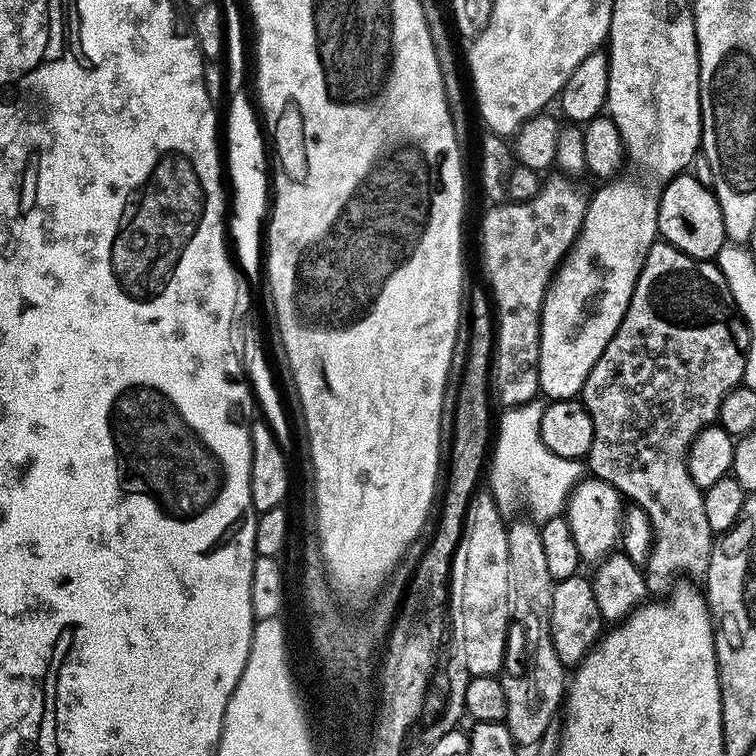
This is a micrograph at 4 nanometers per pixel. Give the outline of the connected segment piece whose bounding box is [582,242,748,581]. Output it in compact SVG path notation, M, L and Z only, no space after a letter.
M657 242L648 251L646 262L638 274L638 282L634 286L634 294L630 298L628 309L614 338L610 338L606 350L602 350L598 362L594 362L594 370L590 370L584 383L582 402L590 414L590 422L594 422L594 442L586 457L587 471L595 479L604 480L610 486L614 486L625 501L640 507L649 516L653 528L653 548L646 563L646 572L653 581L655 581L654 579L668 580L675 572L690 572L692 575L700 577L707 573L708 563L712 557L714 533L710 528L709 519L706 518L703 491L694 482L694 478L690 478L688 448L703 428L717 423L720 407L728 391L731 388L741 387L748 361L745 336L746 325L736 311L736 303L730 294L730 286L719 266L710 260L695 260L690 258L690 254L682 254L682 250L678 250L674 246Z

